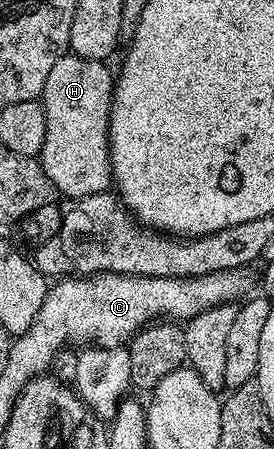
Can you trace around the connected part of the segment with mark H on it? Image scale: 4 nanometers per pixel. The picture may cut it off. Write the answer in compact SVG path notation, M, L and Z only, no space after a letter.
M67 53L59 57L55 65L51 65L51 73L47 73L47 81L39 96L39 102L43 105L47 117L47 133L43 137L39 162L43 173L51 177L51 185L55 185L58 196L65 198L66 195L69 201L110 190L113 183L113 166L109 156L109 118L115 75L112 70L109 72L109 65L100 59L84 59Z

